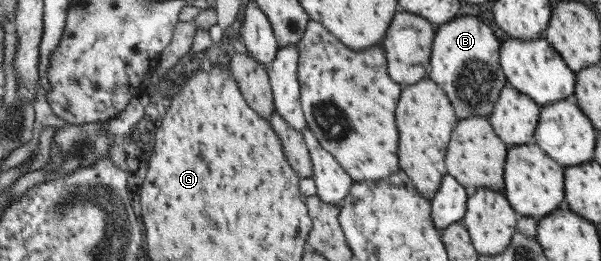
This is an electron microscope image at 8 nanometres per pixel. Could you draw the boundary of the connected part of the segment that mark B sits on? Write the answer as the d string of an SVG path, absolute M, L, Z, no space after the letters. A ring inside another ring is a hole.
M459 17L436 27L426 77L445 90L457 119L491 115L501 90L509 85L500 66L500 49L491 27L477 17Z

